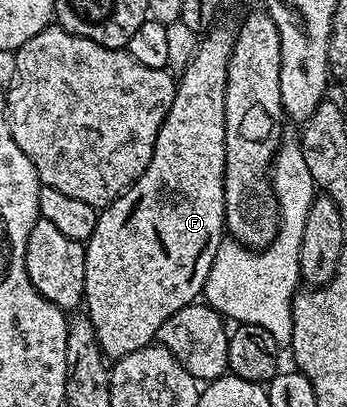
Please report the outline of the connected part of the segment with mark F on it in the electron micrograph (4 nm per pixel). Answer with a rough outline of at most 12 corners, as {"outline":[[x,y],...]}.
{"outline":[[234,34],[200,38],[145,173],[99,211],[85,315],[114,361],[224,241]]}

